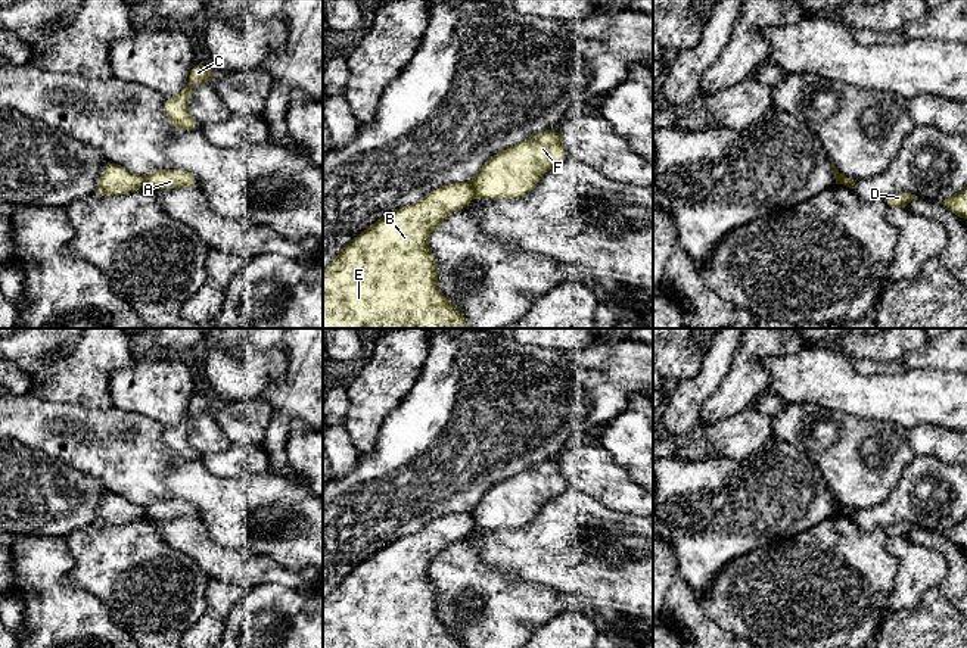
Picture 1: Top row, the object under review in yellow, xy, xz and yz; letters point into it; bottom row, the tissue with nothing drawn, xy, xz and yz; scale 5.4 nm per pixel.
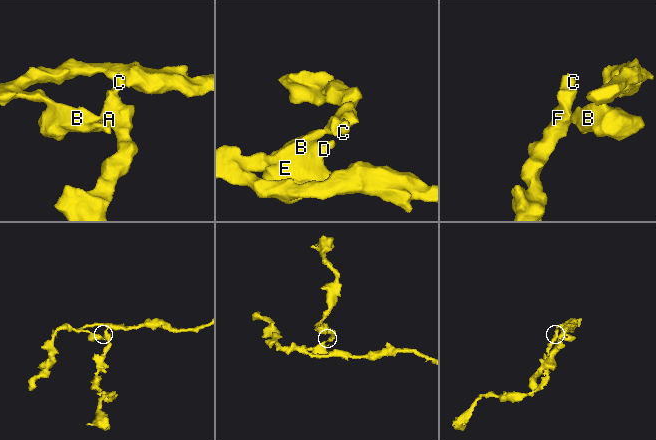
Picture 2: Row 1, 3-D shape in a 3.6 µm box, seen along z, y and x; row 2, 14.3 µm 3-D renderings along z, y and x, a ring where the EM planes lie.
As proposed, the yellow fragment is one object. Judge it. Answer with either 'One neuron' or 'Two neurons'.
Two neurons

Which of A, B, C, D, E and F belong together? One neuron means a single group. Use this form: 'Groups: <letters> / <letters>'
Groups: A C F / B D E

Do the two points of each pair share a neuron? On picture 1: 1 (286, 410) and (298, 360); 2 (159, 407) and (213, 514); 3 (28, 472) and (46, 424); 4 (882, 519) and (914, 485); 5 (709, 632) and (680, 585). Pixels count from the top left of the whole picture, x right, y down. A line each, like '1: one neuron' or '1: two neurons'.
1: one neuron
2: two neurons
3: two neurons
4: one neuron
5: one neuron

